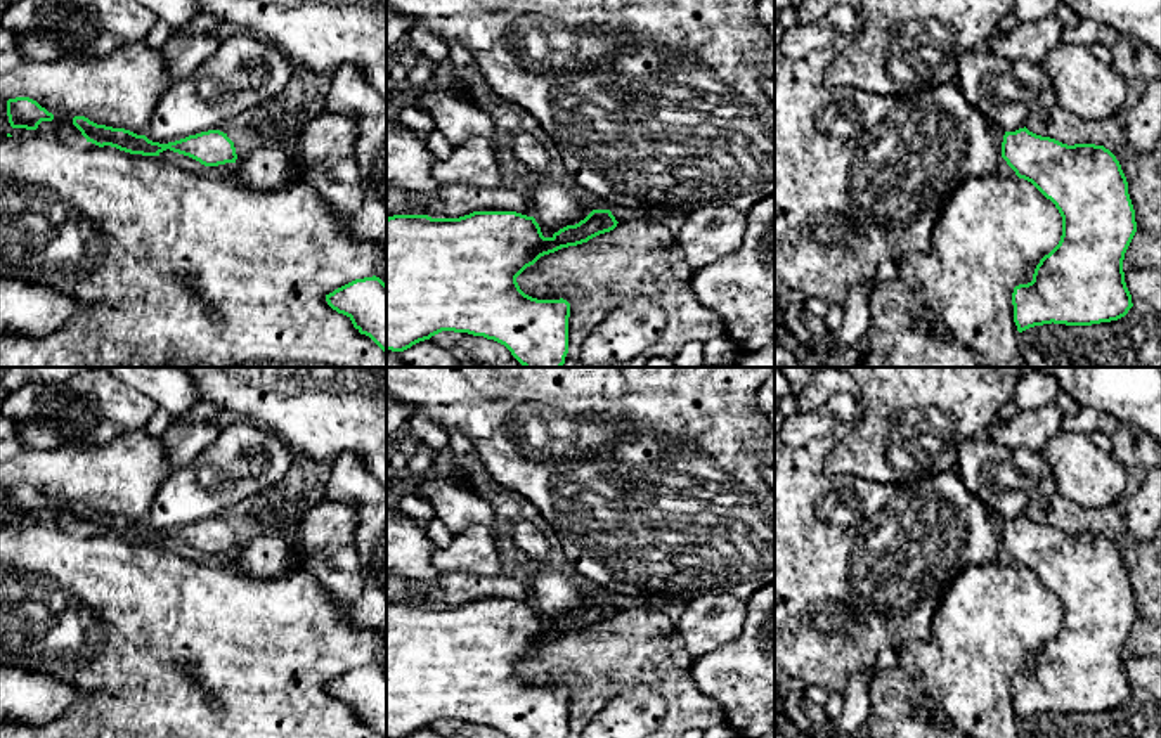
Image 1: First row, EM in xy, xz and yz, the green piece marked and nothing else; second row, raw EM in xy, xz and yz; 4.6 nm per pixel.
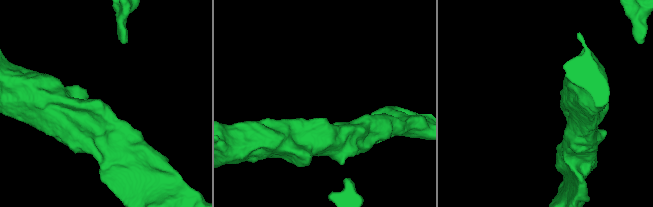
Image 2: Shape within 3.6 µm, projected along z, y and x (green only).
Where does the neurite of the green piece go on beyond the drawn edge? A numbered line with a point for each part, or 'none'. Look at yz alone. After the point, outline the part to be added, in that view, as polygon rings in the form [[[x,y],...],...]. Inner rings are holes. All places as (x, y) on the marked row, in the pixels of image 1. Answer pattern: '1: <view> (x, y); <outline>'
none

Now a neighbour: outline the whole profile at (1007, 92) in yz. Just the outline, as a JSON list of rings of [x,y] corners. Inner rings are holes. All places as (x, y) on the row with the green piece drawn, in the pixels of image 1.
[[[984,47],[960,55],[957,83],[965,99],[1003,132],[1024,128],[1031,114],[1057,104],[1052,78],[1041,64],[1009,61]]]

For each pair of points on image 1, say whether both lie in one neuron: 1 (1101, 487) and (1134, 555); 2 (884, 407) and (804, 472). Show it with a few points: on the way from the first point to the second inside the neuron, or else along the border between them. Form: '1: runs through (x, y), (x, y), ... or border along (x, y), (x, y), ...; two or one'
1: border along (1123, 492), (1102, 506), (1080, 506), (1070, 501); two
2: border along (837, 440), (825, 459), (825, 472), (862, 477); two

